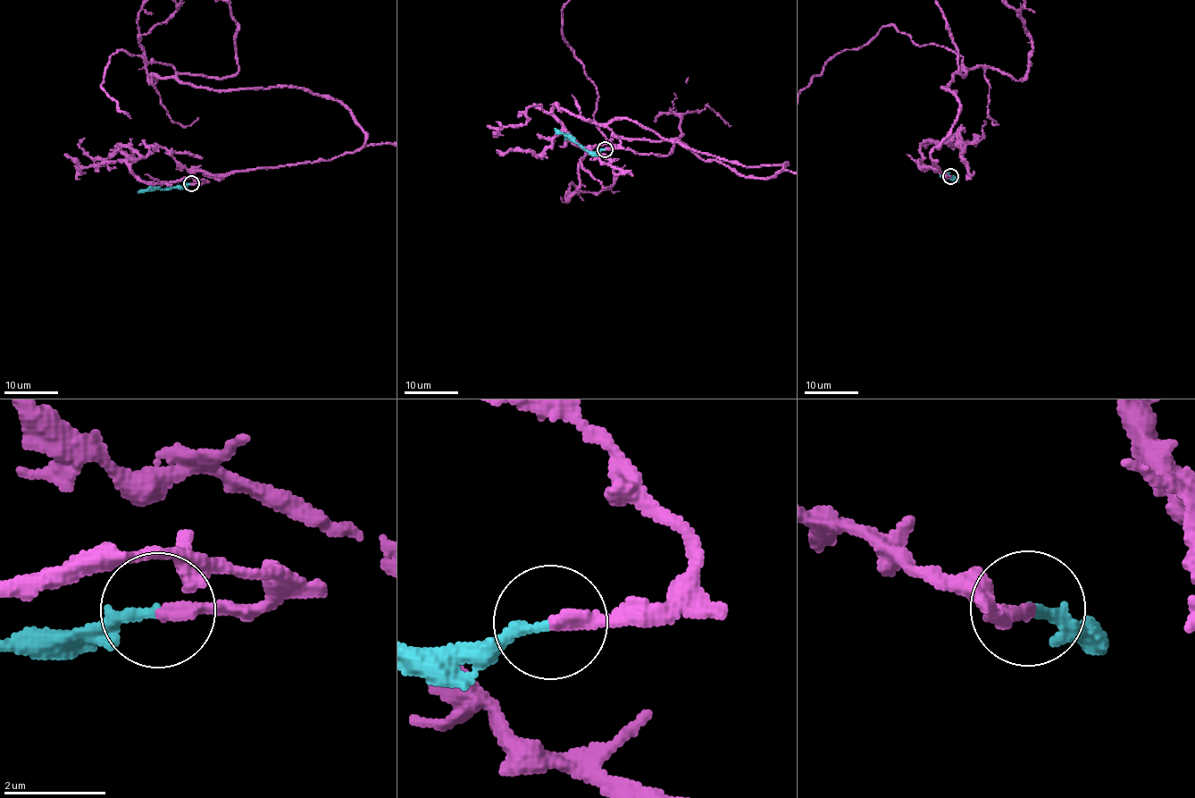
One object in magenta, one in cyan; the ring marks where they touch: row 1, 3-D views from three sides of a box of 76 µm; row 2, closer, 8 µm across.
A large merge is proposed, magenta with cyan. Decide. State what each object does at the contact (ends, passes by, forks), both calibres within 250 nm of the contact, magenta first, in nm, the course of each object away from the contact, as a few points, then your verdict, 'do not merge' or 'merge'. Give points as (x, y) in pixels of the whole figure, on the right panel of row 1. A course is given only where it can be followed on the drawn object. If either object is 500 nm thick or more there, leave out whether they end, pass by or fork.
magenta ends there; cyan ends there; 240 nm thick on the magenta side, 200 nm on the other; magenta runs (949, 176), (917, 162), (938, 171), (961, 105), (942, 88), (963, 58), (891, 25), (826, 63); cyan runs (949, 176), (956, 178), (942, 174), (940, 176); merge

